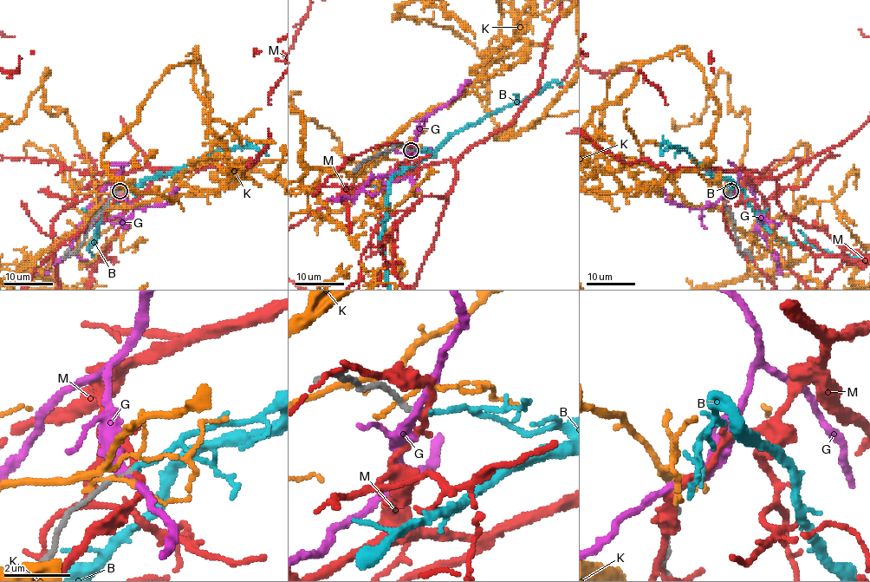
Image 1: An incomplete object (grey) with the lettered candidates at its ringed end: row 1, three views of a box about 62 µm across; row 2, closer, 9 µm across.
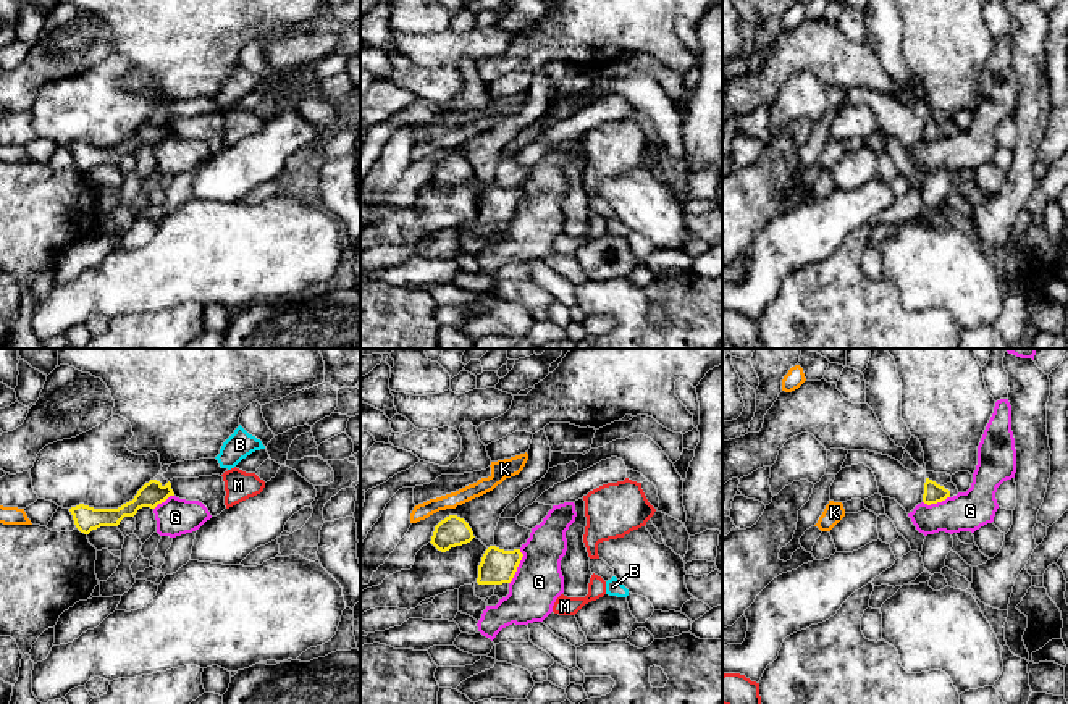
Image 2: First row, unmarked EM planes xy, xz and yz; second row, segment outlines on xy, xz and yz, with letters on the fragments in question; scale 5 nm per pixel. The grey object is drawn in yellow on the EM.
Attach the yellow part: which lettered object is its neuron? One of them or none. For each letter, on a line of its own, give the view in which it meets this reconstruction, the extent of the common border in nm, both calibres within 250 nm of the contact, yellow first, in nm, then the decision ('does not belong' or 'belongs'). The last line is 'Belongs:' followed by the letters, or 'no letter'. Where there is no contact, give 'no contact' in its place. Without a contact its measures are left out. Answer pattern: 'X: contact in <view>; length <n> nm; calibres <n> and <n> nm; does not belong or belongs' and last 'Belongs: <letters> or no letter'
B: no contact; belongs
G: contact in xz; length 190 nm; calibres 170 and 240 nm; does not belong
K: no contact; does not belong
M: no contact; does not belong
Belongs: B

